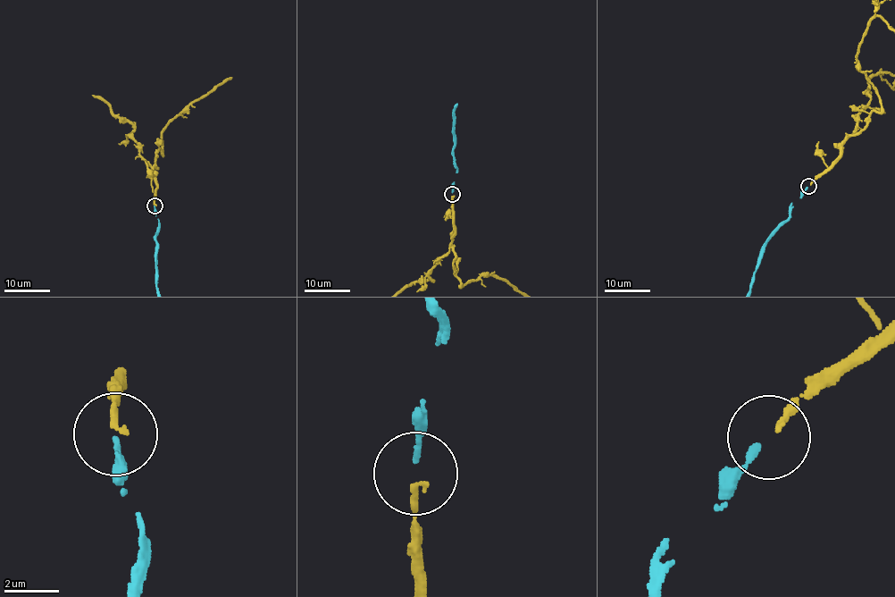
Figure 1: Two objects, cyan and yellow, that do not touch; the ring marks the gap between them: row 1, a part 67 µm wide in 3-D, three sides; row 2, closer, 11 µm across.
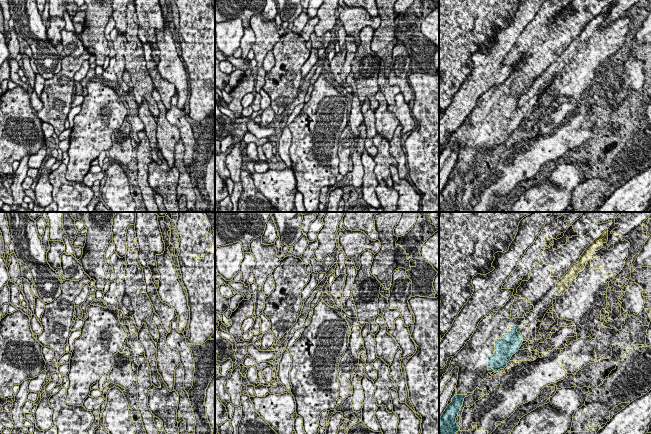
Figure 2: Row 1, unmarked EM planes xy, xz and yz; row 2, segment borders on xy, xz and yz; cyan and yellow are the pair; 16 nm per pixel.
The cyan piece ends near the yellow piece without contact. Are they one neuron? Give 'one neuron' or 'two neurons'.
one neuron

